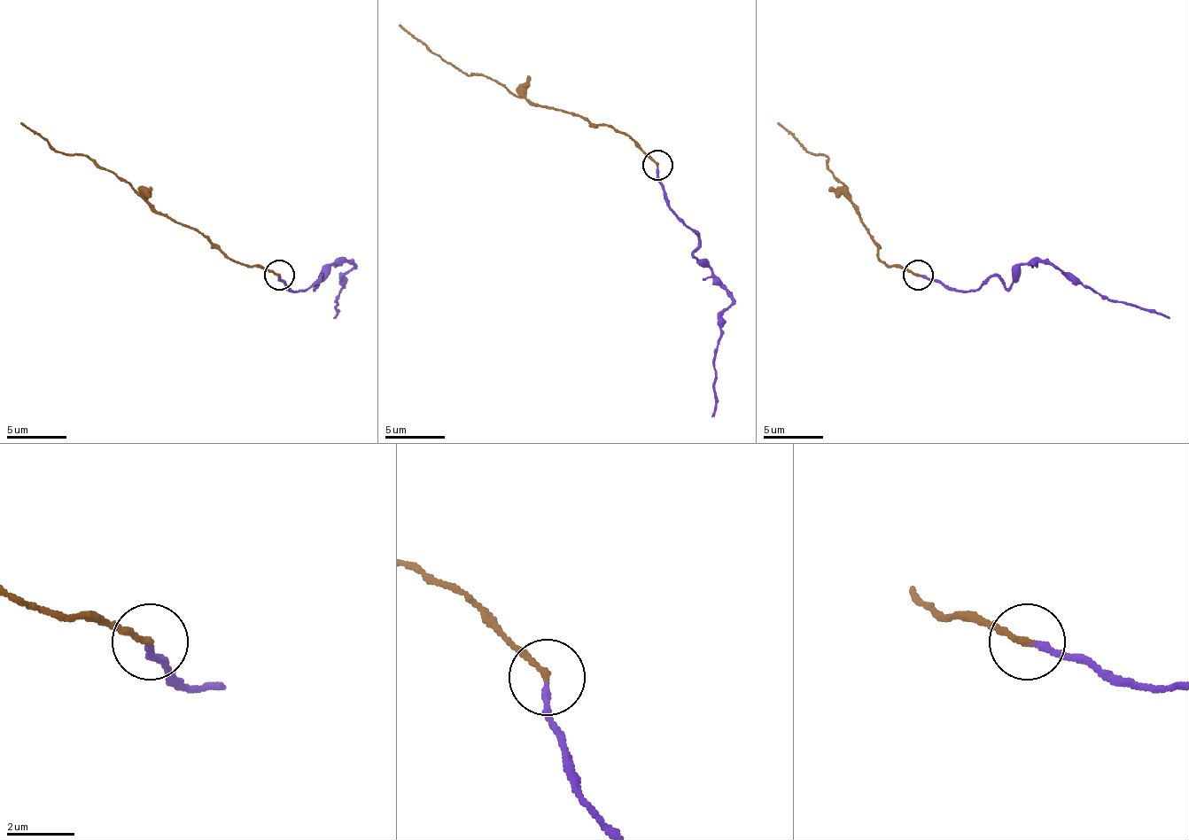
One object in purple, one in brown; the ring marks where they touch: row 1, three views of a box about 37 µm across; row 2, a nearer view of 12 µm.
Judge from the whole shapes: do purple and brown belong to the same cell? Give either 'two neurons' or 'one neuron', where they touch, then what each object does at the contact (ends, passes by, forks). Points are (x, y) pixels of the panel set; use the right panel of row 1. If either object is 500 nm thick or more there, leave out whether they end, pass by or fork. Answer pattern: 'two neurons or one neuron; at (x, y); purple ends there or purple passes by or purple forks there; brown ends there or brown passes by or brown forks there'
two neurons; at (918, 275); purple ends there; brown ends there

